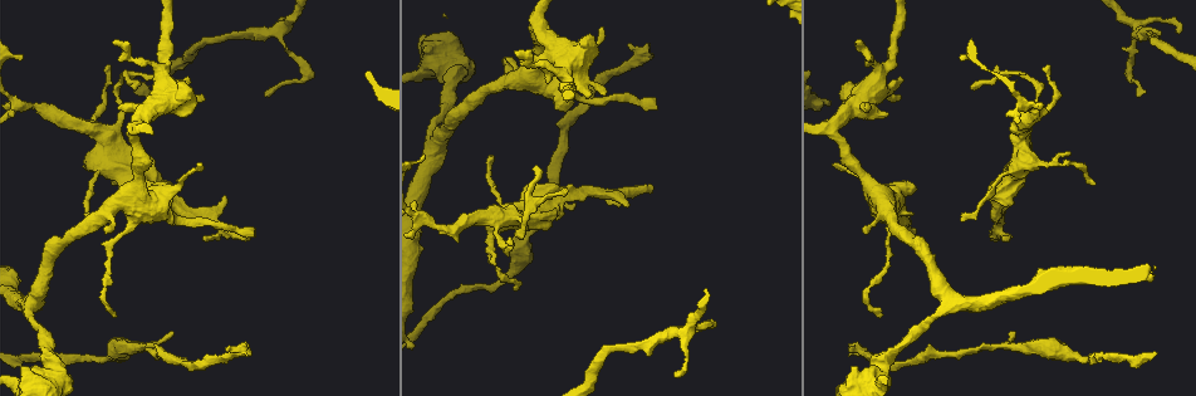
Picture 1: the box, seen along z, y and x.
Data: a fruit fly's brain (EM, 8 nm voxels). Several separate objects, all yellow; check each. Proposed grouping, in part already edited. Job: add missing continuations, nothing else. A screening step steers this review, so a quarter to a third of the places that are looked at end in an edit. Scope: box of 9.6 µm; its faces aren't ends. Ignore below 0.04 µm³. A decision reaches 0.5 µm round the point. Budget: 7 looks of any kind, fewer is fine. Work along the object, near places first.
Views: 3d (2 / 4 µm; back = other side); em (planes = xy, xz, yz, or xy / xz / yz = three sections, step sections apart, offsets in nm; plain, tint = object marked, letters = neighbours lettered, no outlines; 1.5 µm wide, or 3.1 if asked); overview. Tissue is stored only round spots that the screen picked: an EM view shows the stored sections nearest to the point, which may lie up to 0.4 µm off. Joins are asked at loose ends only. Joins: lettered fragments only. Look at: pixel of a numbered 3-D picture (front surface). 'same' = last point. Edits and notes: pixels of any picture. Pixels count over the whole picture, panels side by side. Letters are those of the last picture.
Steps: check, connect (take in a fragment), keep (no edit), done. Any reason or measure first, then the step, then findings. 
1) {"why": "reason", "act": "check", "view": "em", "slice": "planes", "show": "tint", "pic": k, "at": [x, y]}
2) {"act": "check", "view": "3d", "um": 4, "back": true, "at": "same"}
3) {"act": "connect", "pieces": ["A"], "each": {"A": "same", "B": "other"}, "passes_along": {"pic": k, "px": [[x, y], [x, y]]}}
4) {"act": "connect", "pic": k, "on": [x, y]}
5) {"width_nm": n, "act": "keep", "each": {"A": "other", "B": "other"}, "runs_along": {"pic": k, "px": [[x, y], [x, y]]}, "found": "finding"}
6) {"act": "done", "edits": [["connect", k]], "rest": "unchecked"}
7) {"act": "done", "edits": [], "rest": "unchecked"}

{"why": "free end", "act": "check", "view": "em", "slice": "xz", "step": 8, "show": "letters", "pic": 1, "at": [564, 190]}

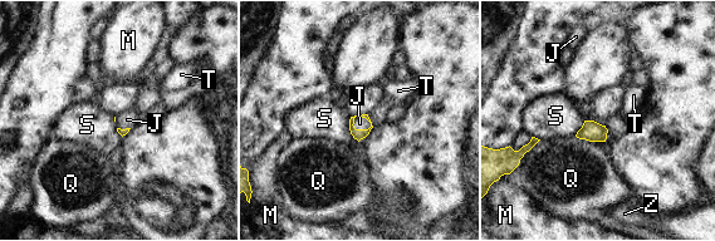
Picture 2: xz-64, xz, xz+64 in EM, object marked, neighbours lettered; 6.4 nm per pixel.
{"longest_contact_nm": ["Q", 190], "act": "connect", "pic": 2, "on": [360, 123], "each": {"J": "same", "M": "other", "Q": "other", "S": "other", "T": "other", "Z": "other"}, "passes_along": {"pic": 2, "px": [[358, 134], [363, 117], [360, 123]]}, "found": "the neuron continues"}

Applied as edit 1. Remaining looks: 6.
{"why": "thin end", "act": "check", "view": "em", "slice": "planes", "show": "letters", "pic": 1, "at": [23, 55]}

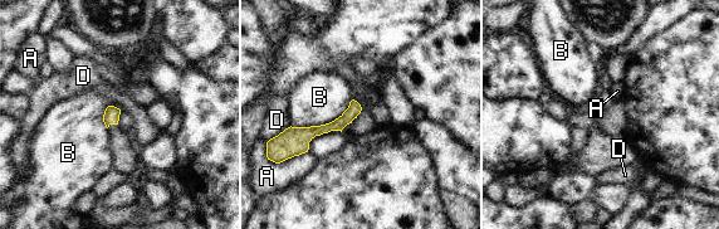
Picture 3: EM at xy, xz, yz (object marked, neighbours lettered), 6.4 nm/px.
{"act": "keep", "each": {"A": "other", "B": "other", "D": "other"}, "runs_along": {"pic": 3, "px": [[357, 107], [297, 150]]}, "found": "none of them fits"}

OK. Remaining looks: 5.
{"why": "branch stops here", "act": "check", "view": "3d", "um": 4, "pic": 1, "at": [962, 217]}

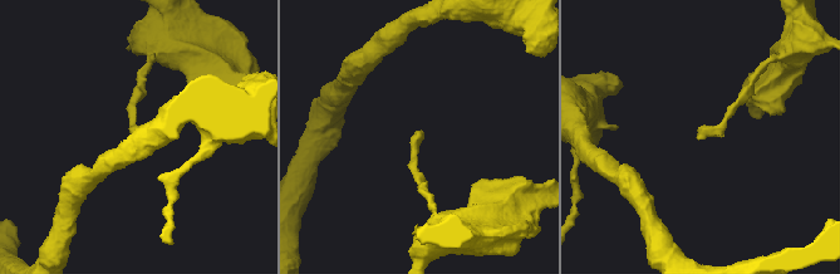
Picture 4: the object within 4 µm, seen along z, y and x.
{"act": "check", "view": "em", "slice": "planes", "show": "plain", "pic": 4, "at": [697, 135]}

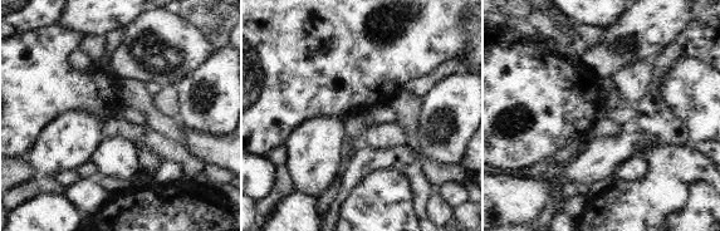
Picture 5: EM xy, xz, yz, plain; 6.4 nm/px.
{"act": "check", "view": "em", "slice": "planes", "show": "letters", "at": "same"}

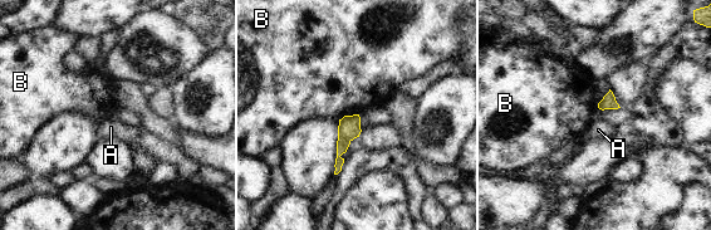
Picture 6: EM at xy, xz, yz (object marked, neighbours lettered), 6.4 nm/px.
{"act": "keep", "each": {"A": "other", "B": "other"}, "border": {"pic": 6, "px": [[358, 113], [343, 116], [338, 120]]}, "found": "no lettered fragment goes on from it"}

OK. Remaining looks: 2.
{"act": "done", "edits": [["connect", 2]], "rest": "unchecked"}

